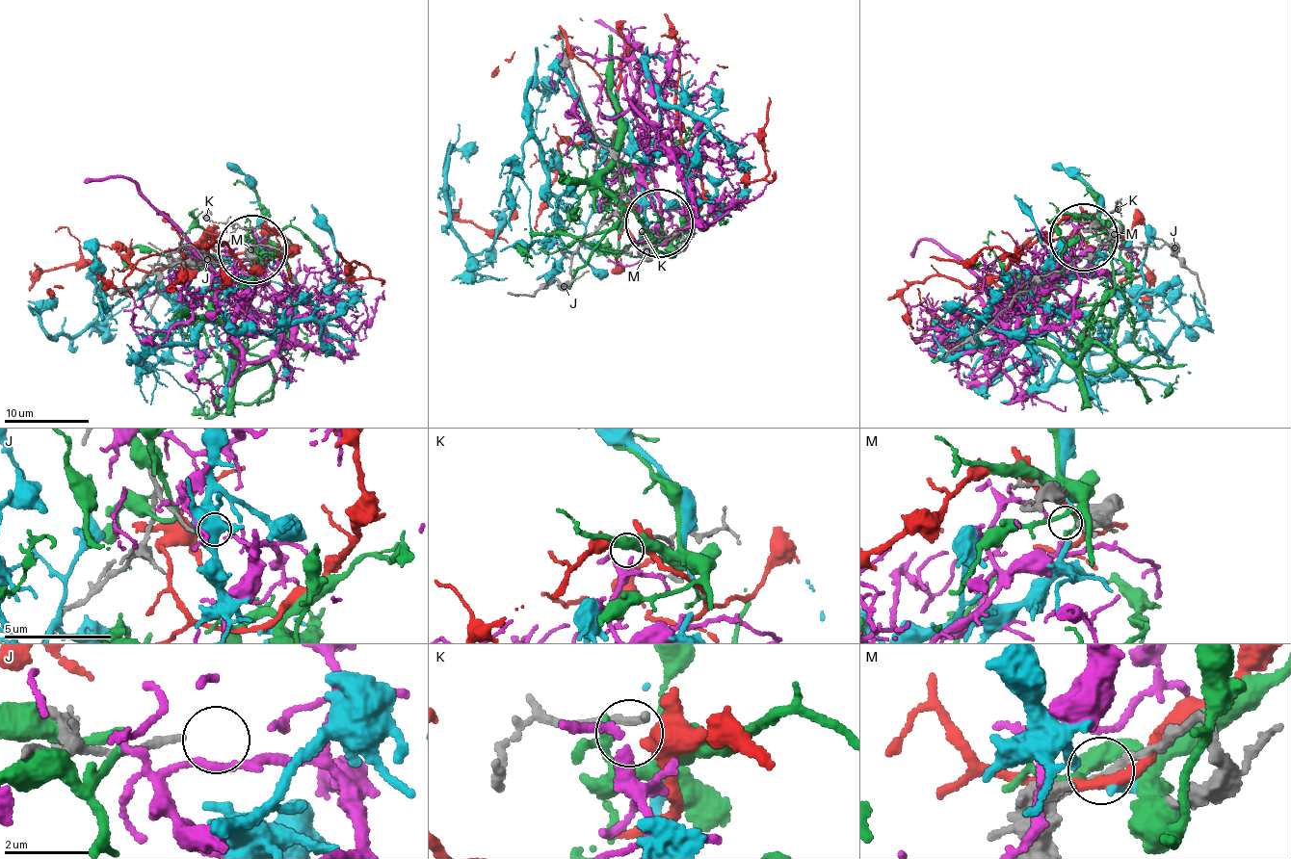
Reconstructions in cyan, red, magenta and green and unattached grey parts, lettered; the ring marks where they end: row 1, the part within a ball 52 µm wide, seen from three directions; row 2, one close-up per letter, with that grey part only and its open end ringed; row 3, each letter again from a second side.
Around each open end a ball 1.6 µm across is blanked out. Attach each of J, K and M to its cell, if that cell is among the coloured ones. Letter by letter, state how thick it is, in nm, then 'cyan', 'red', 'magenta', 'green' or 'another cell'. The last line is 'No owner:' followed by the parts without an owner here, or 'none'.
J: 150 nm | another cell
K: 130 nm | magenta
M: 360 nm | another cell
No owner: J, M

